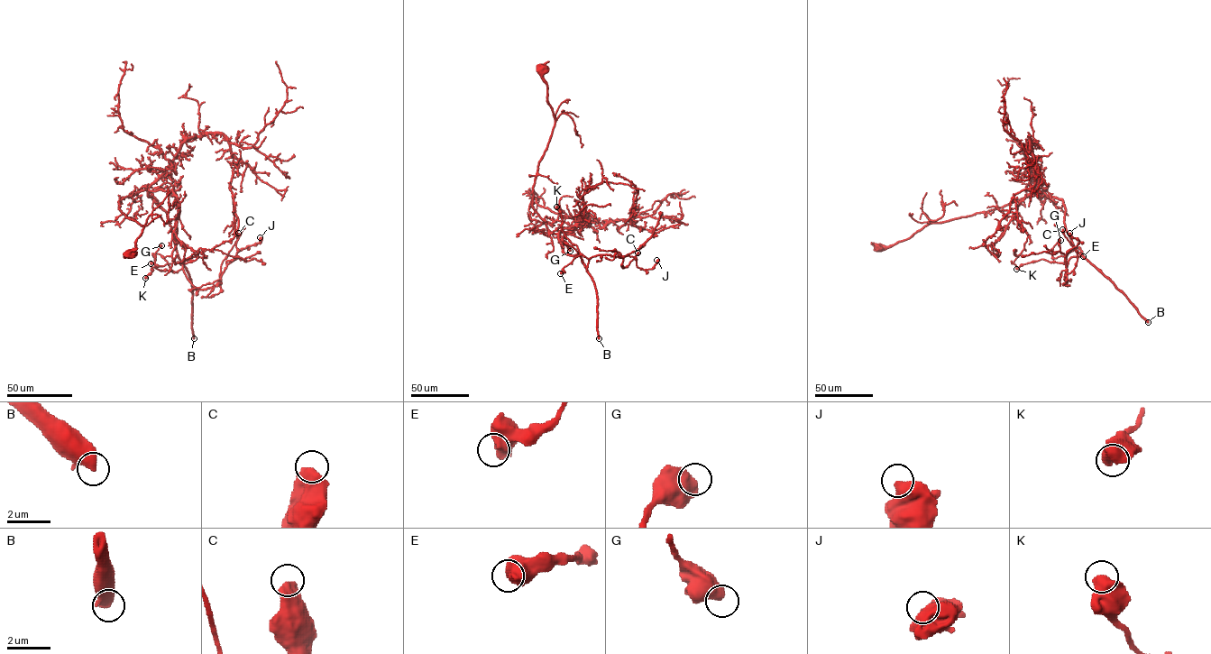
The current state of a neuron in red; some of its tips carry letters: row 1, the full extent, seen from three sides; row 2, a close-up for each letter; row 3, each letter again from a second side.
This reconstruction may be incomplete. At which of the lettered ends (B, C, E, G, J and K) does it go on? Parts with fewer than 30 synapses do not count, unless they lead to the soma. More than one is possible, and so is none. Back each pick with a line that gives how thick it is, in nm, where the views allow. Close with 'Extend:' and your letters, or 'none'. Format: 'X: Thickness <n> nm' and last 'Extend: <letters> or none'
B: Thickness 600 nm
Extend: B

